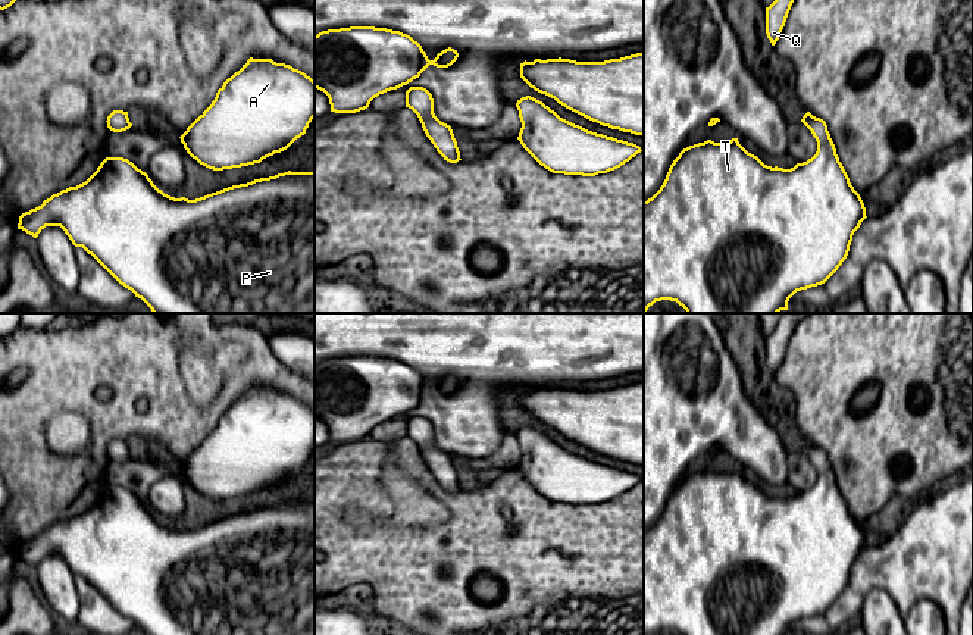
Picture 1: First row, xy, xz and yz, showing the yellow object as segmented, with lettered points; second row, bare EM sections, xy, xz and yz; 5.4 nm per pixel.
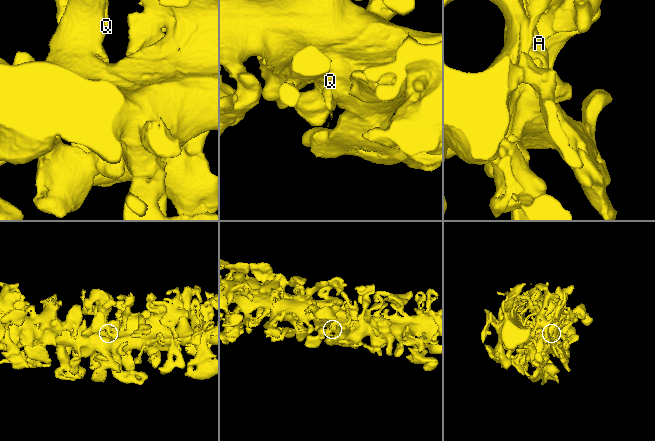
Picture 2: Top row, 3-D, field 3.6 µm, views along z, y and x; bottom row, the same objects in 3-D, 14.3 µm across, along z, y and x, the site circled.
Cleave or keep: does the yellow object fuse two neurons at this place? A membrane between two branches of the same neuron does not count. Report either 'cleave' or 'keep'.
cleave

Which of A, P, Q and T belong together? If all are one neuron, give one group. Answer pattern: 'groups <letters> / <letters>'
groups A P T / Q

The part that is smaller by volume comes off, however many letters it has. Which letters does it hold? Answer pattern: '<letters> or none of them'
Q

